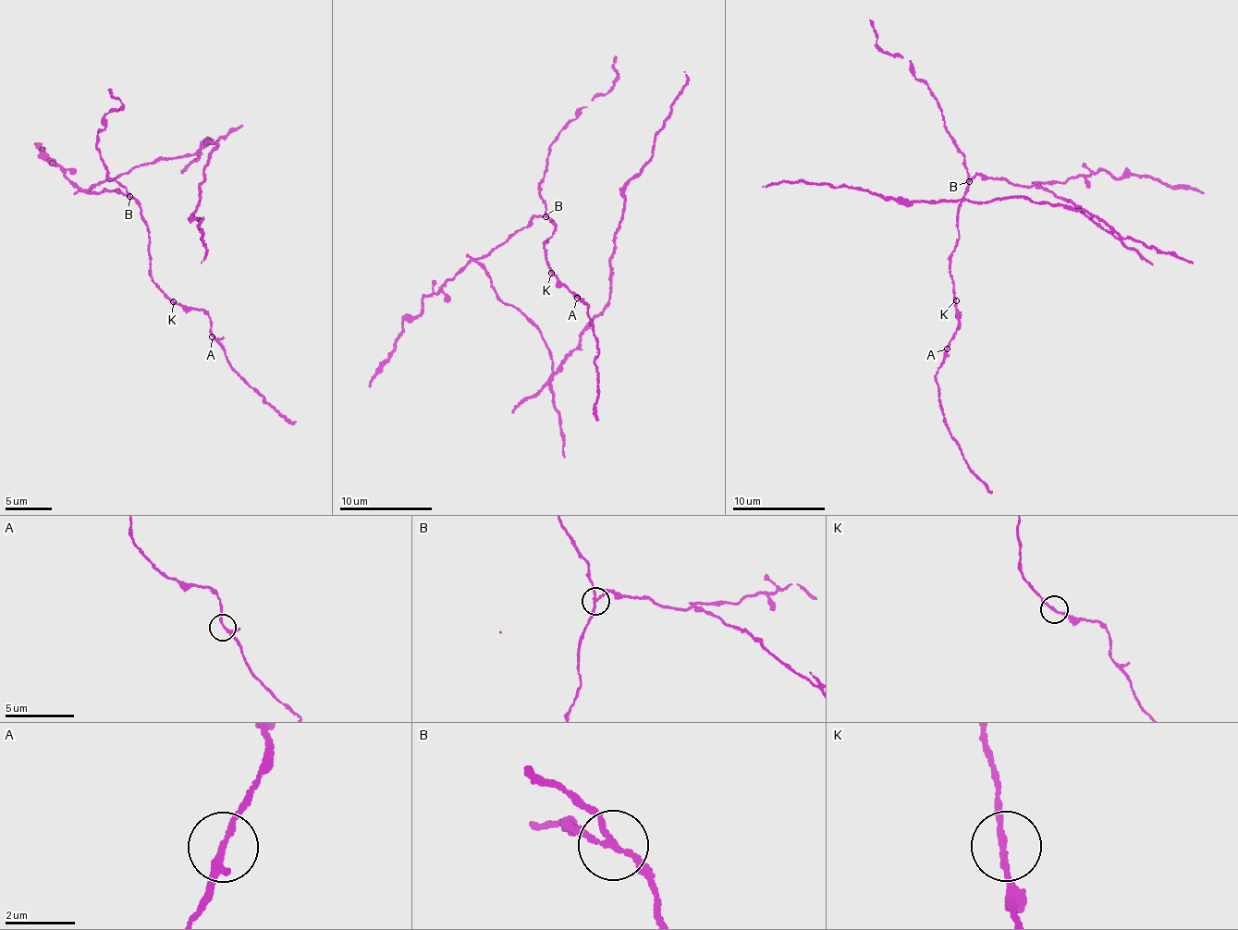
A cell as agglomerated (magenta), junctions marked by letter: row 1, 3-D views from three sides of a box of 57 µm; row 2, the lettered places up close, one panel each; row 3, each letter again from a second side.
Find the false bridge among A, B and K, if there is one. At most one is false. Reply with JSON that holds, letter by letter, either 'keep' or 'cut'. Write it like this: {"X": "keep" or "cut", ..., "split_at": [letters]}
{"A": "keep", "B": "cut", "K": "keep", "split_at": ["B"]}

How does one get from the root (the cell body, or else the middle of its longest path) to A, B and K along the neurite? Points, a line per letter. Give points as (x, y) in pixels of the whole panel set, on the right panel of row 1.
A: (1066, 200), (1036, 185), (978, 174), (970, 180), (950, 271), (959, 323), (947, 348)
B: (1066, 200), (1036, 185), (1016, 186), (978, 174), (969, 181)
K: (1066, 200), (1036, 185), (1016, 186), (974, 175), (959, 209), (959, 240), (951, 252), (950, 271), (956, 300)

